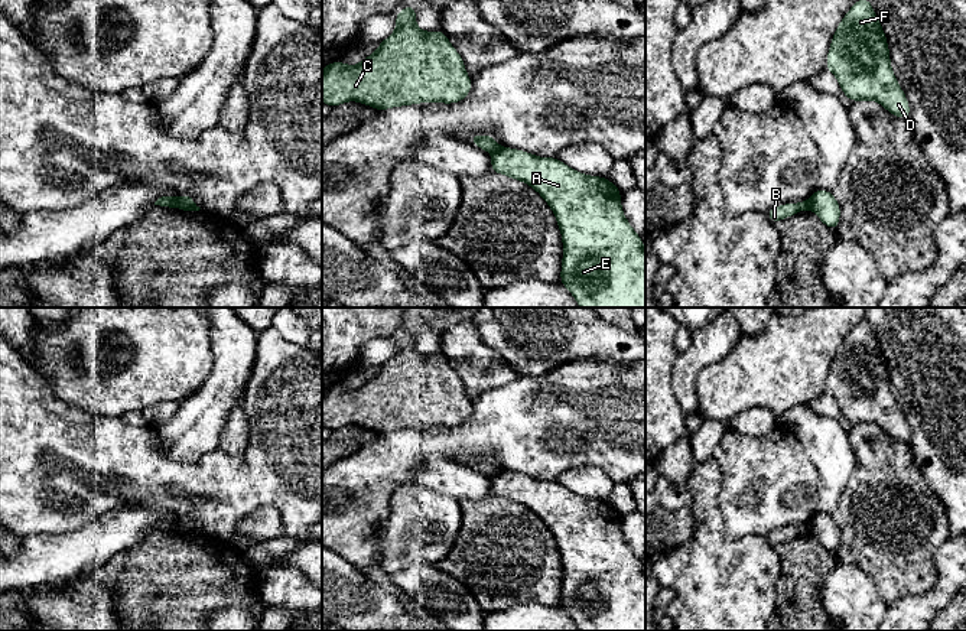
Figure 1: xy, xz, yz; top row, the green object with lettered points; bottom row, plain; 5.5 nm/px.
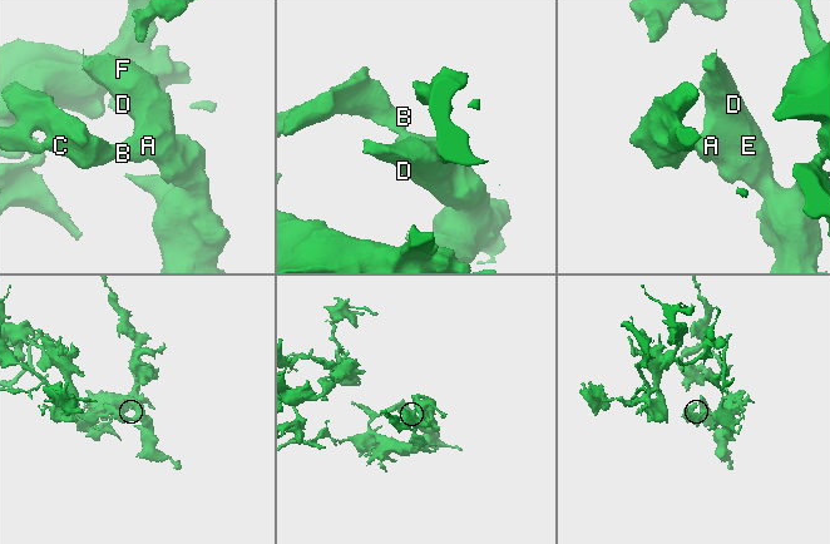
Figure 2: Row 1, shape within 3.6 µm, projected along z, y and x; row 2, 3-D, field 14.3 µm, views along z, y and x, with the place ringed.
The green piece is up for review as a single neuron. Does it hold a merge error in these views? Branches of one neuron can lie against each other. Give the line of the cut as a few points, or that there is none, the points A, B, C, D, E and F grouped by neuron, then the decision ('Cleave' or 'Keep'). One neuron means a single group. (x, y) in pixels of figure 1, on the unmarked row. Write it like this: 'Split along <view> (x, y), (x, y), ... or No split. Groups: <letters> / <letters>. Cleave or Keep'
Split along xy (175, 521), (178, 530). Groups: A D E F / B C. Cleave

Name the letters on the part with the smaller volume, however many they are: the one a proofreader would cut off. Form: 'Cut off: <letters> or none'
Cut off: A, D, E, F

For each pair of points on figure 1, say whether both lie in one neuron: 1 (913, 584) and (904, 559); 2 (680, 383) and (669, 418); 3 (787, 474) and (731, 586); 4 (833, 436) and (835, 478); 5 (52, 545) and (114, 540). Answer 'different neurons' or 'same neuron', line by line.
1: same neuron
2: different neurons
3: different neurons
4: same neuron
5: same neuron

